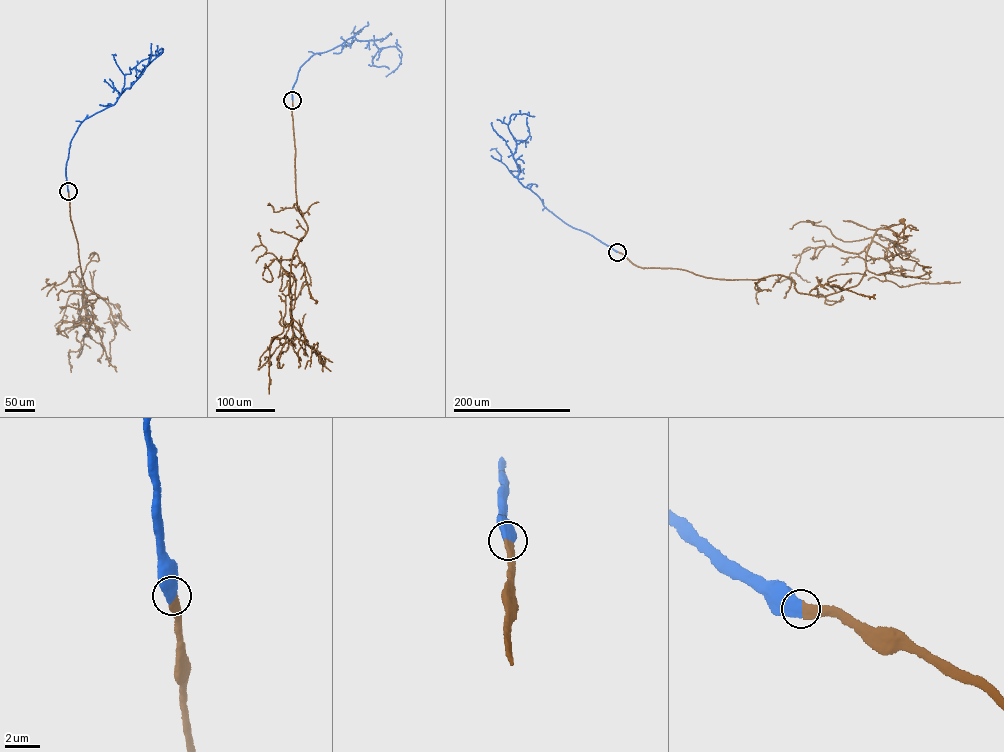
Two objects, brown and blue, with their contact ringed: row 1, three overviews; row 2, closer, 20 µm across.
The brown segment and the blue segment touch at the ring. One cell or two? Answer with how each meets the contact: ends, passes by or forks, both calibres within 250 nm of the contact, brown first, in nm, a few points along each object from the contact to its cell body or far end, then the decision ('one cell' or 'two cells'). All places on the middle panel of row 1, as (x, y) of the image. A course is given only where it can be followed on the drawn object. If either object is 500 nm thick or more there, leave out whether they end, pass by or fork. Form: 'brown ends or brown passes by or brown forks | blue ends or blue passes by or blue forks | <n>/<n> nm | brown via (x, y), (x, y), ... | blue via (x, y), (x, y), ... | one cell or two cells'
550/650 nm | brown via (292, 100), (296, 202), (307, 229), (291, 265), (290, 322), (294, 334), (323, 357), (322, 362) | blue via (292, 100), (302, 65), (352, 36), (400, 51), (399, 65), (386, 76) | one cell

